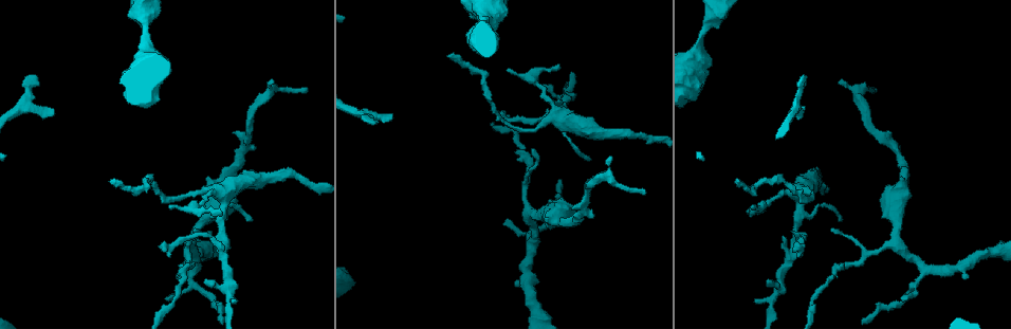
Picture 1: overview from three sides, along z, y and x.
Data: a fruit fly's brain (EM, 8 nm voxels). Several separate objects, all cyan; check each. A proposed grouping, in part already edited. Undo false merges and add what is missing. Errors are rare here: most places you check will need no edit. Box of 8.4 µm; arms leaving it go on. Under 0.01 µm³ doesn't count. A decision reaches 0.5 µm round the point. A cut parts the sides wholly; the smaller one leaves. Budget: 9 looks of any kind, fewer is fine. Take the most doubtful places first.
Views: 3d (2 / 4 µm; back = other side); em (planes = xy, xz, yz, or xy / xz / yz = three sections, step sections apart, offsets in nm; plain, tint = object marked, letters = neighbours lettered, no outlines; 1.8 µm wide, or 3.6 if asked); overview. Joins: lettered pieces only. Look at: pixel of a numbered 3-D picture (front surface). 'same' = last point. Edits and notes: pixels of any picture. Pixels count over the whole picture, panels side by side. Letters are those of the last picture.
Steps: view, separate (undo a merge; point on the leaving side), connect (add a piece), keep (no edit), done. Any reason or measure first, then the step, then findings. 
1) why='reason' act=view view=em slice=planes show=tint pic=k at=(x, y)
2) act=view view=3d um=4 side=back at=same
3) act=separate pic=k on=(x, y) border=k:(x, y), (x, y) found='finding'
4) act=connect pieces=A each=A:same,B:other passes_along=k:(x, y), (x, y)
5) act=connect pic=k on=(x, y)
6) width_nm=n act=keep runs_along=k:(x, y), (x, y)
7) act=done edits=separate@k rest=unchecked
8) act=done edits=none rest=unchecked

act=view view=3d um=2 pic=1 at=(51, 112)

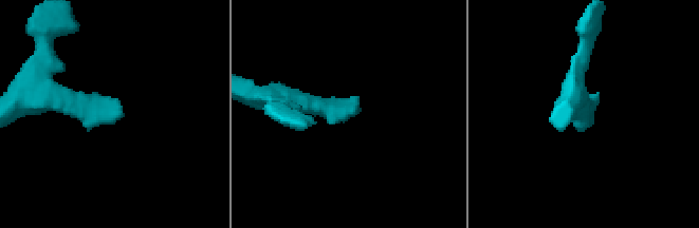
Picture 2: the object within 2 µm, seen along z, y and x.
act=view view=em um=3.6 slice=planes show=tint pic=2 at=(360, 108)

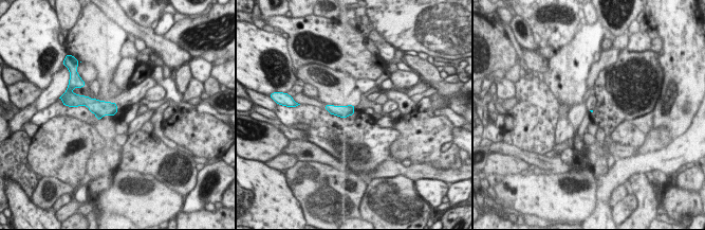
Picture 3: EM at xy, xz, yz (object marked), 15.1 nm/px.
act=view view=em um=3.6 slice=planes show=letters at=same

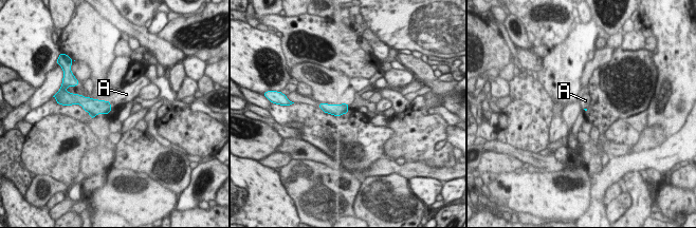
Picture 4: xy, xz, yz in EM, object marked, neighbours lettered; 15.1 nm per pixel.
act=connect pieces=A each=A:same passes_along=4:(94, 107), (110, 106), (123, 95) found='it goes on there'

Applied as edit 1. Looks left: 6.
act=view view=em um=3.6 slice=planes show=letters pic=1 at=(574, 73)

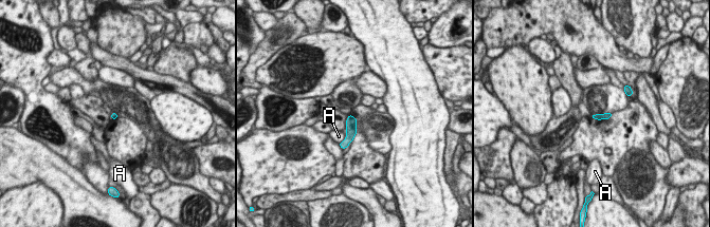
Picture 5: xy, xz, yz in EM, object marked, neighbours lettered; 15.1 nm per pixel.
longest_contact=A:200nm act=keep each=A:other border=5:(346, 134), (339, 144) found='none of them fits'

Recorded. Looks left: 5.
act=view view=3d um=2 pic=1 at=(168, 252)

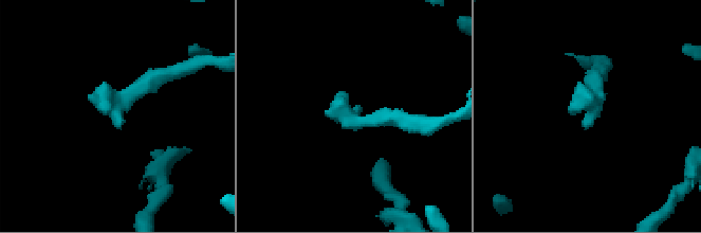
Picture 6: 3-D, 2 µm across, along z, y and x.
why='now the EM' act=view view=em slice=xz step=8 show=tint pic=6 at=(111, 111)

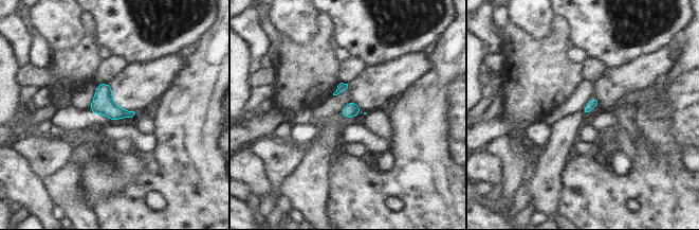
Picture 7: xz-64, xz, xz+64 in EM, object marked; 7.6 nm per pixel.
why='cut it another way' act=view view=em slice=planes show=letters at=same

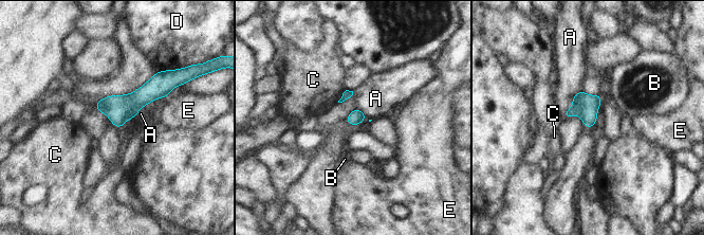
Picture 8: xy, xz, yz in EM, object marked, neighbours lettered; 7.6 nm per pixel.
width_nm=110 longest_contact=A:260nm act=keep each=A:other,B:other,C:other,D:other,E:other found='none of them fits'

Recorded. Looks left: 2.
act=done edits=connect@4 rest=unchecked

